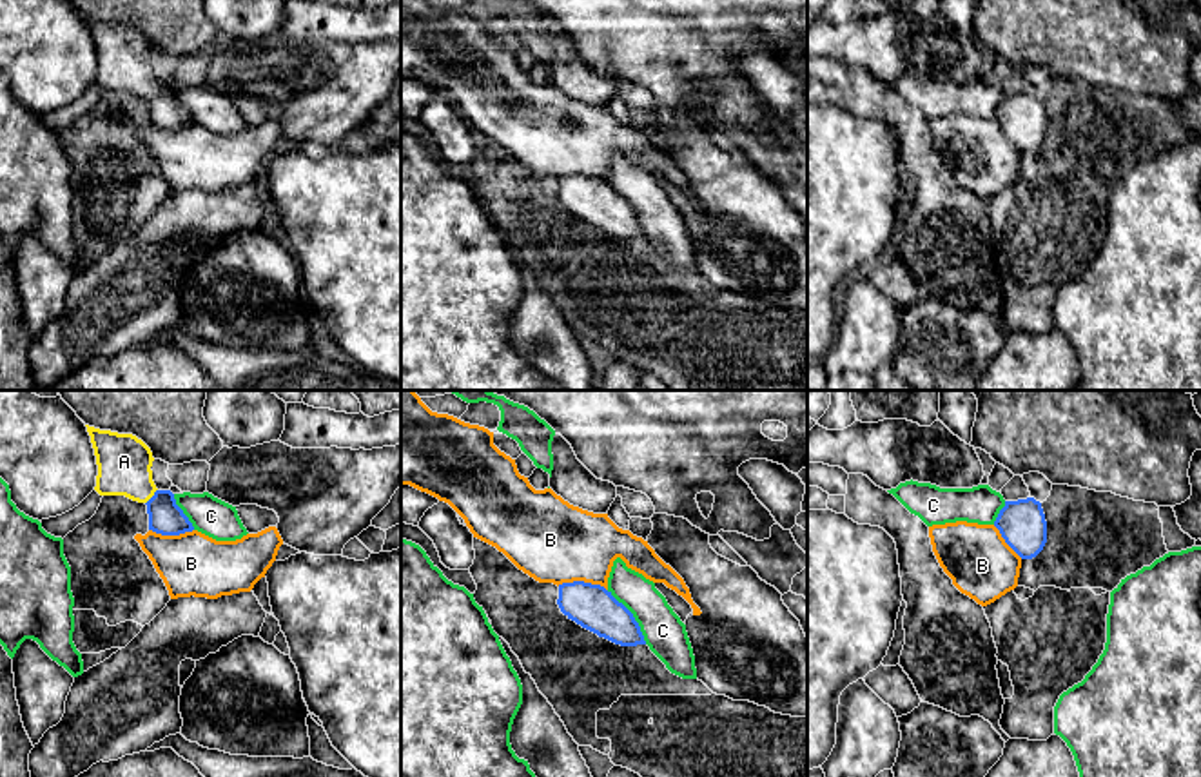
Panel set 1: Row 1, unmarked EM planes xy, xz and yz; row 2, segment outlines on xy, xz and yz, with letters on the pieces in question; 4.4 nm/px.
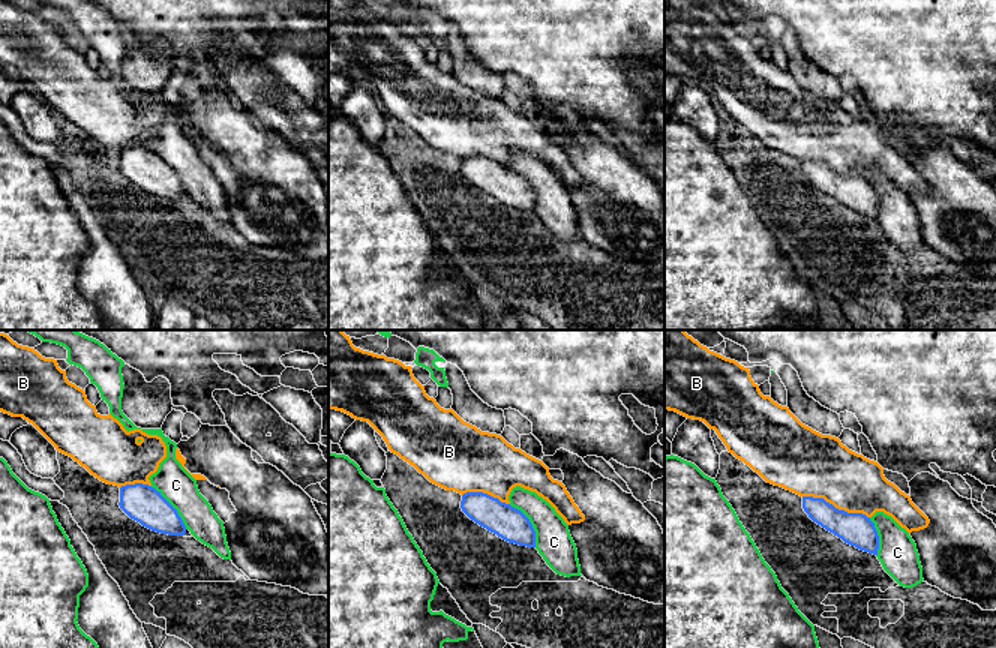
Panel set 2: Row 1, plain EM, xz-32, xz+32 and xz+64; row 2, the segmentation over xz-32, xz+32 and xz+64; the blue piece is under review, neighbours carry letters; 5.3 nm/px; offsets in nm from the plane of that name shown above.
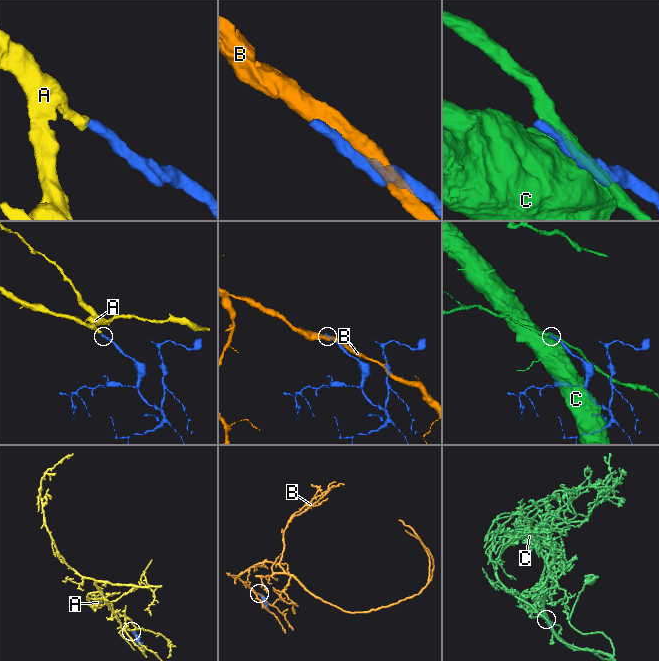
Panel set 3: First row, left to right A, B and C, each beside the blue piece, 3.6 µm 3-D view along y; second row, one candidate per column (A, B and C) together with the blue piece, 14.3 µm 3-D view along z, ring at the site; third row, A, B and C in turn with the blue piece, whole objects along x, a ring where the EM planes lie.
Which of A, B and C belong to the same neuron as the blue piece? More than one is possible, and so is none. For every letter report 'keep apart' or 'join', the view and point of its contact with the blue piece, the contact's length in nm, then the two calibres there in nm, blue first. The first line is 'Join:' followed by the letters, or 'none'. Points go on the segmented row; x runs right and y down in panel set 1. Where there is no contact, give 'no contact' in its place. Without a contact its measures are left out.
Join: A
A: join | xy (153, 496) | 90 nm | 150/240 nm
B: keep apart | xz (583, 581) | 220 nm | 200/360 nm
C: keep apart | xz (632, 616) | 300 nm | 200/180 nm

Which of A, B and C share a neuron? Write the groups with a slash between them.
A / B / C

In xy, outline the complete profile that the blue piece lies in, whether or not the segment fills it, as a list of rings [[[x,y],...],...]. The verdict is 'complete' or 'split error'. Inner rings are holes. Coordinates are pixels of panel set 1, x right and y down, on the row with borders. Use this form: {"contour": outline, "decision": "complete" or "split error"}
{"contour": [[[87,427],[96,456],[98,476],[94,490],[100,496],[125,496],[145,503],[149,530],[161,536],[180,536],[194,526],[176,505],[171,490],[158,490],[152,481],[152,452],[132,434],[118,434]]], "decision": "split error"}

